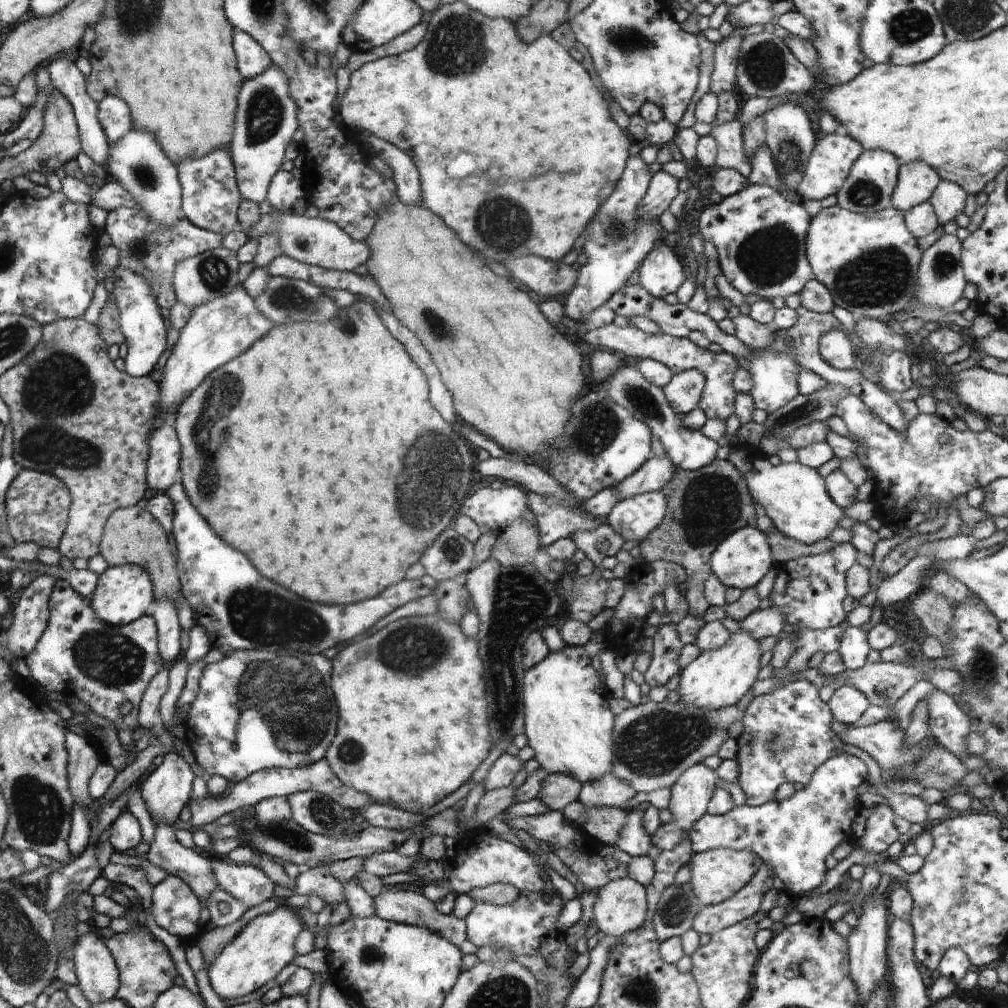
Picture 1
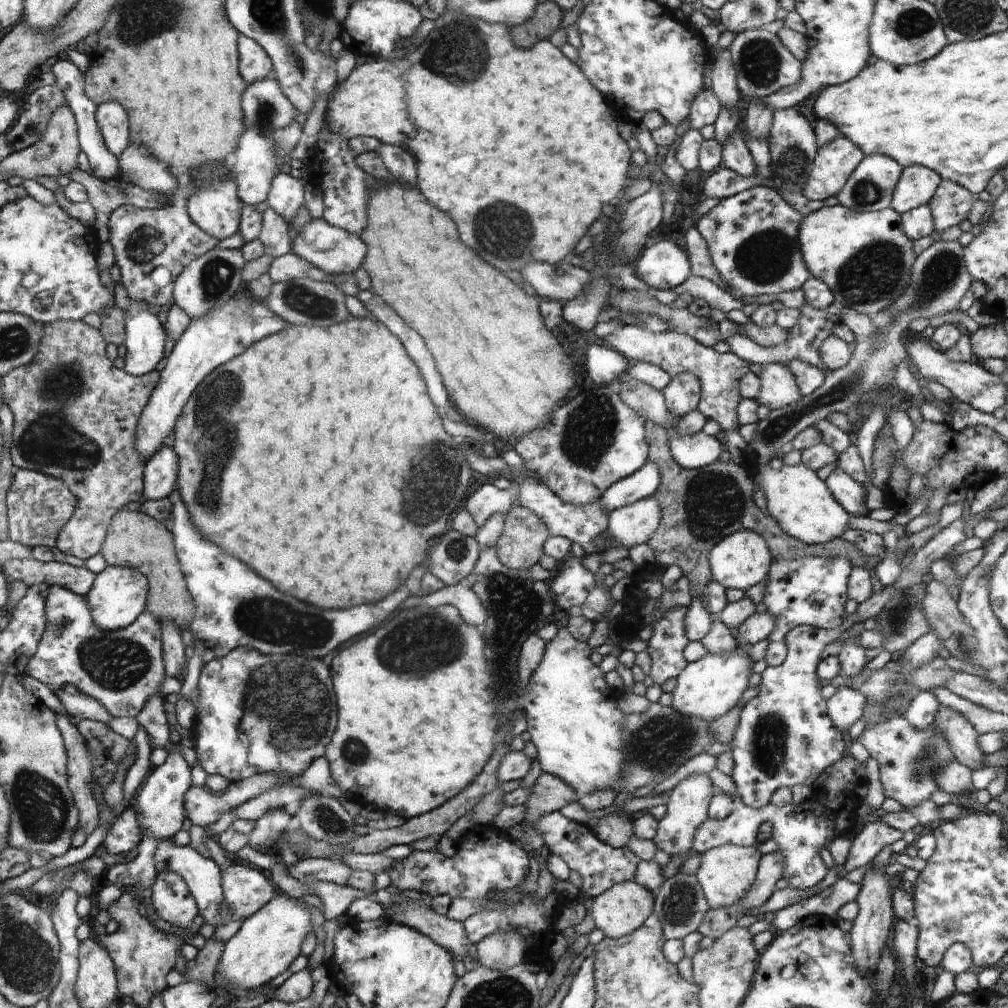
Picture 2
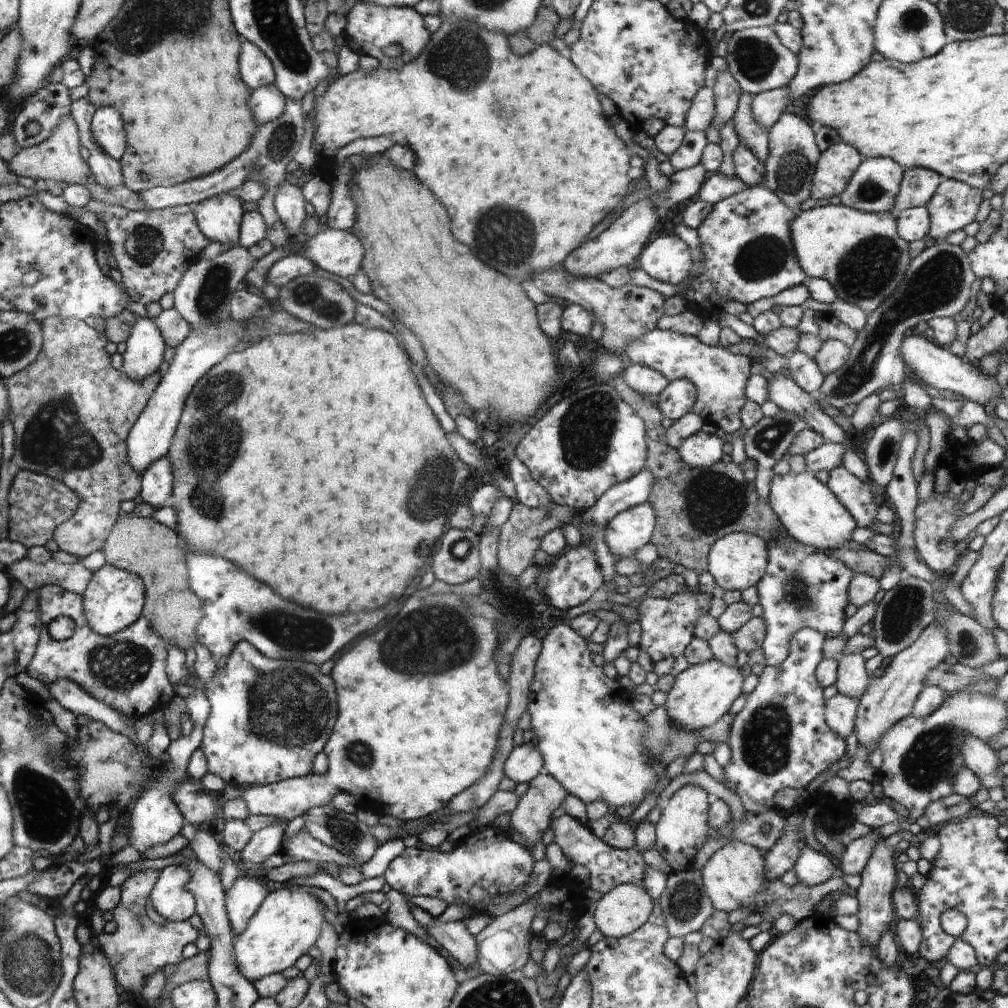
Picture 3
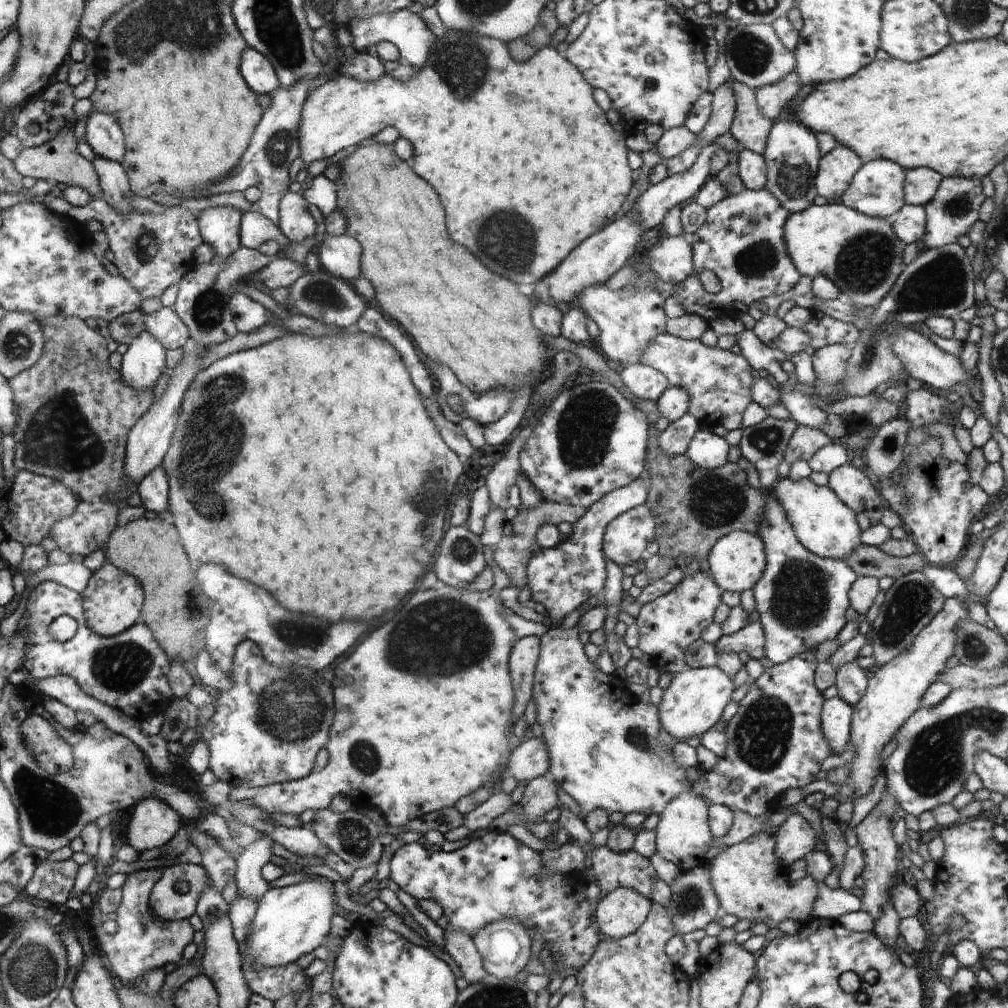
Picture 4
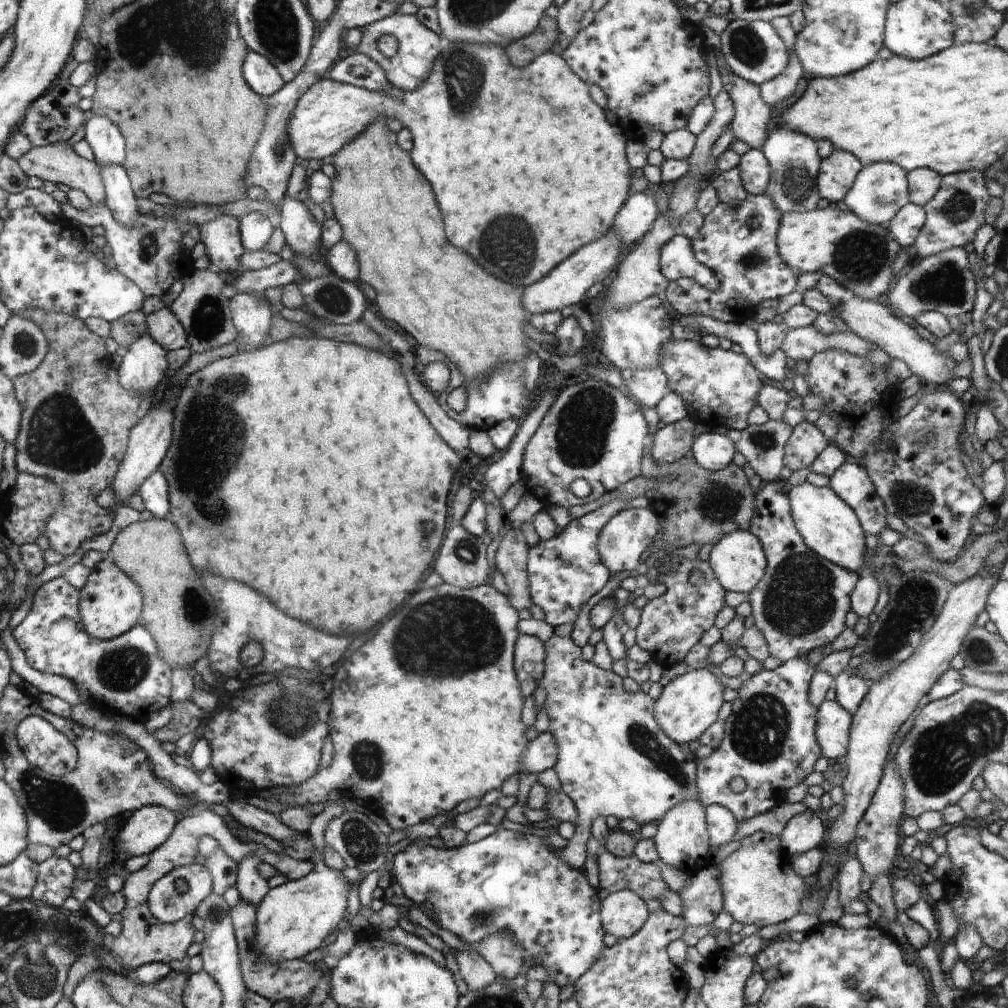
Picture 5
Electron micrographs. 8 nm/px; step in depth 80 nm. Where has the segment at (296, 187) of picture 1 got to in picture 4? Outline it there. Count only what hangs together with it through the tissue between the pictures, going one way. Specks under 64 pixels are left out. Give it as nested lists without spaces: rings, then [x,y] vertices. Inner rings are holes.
[[[288,191],[280,199],[277,227],[290,243],[304,242],[316,234],[317,223],[308,212],[308,205],[301,193]]]

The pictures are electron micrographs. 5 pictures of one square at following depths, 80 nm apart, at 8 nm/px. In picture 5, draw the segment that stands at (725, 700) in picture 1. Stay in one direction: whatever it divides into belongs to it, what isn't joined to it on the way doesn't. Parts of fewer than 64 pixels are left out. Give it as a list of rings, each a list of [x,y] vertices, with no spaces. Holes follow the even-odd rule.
[[[690,668],[686,674],[663,686],[660,696],[655,700],[653,715],[658,726],[679,745],[698,740],[711,724],[719,720],[718,710],[724,704],[724,687],[725,679],[716,678],[711,670]]]

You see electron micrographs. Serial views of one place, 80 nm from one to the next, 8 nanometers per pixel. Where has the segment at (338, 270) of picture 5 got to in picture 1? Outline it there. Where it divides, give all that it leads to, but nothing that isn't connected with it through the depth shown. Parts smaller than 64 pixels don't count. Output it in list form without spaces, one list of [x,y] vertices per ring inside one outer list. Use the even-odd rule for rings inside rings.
[[[292,210],[279,216],[262,214],[258,218],[258,224],[254,224],[252,230],[246,232],[246,236],[248,240],[259,241],[262,236],[270,236],[270,232],[276,234],[276,240],[282,248],[282,255],[302,263],[319,265],[324,269],[351,272],[361,264],[368,263],[373,256],[372,250],[365,242],[354,240],[333,221],[323,220],[319,217],[299,216],[293,214]]]

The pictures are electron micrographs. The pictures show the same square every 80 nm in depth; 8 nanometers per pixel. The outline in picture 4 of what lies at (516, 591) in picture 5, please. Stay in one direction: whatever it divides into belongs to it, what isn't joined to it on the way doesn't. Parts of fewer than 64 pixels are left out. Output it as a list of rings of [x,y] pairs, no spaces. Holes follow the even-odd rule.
[[[553,501],[540,502],[538,506],[526,511],[511,511],[508,521],[505,523],[502,538],[494,548],[493,556],[496,564],[503,570],[503,575],[508,577],[511,586],[523,589],[527,585],[527,564],[532,556],[530,547],[536,540],[536,531],[541,524],[555,524],[558,522],[570,522],[574,524],[579,518],[585,515],[585,509],[581,506],[565,505],[562,503],[554,503]]]

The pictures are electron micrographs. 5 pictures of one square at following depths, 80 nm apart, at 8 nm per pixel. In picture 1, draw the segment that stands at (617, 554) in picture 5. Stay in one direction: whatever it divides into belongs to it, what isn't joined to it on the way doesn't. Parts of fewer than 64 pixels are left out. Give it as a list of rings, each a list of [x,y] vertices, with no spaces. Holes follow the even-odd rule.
[[[653,491],[624,498],[608,514],[607,524],[622,534],[624,541],[641,542],[666,516],[664,492]]]

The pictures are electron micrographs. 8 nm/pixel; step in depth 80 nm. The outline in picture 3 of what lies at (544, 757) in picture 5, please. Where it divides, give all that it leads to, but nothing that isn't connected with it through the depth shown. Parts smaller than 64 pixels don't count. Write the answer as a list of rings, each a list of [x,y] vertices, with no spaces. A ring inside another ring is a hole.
[[[523,743],[513,747],[503,762],[504,777],[517,783],[529,783],[544,771],[542,753],[532,743]]]

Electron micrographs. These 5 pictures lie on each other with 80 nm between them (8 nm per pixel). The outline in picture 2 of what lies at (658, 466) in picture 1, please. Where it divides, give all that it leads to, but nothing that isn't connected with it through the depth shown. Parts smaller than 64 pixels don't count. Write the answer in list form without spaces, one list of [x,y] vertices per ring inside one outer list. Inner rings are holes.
[[[651,461],[626,479],[620,479],[608,488],[599,499],[601,507],[609,514],[620,507],[651,497],[658,488],[661,474]]]

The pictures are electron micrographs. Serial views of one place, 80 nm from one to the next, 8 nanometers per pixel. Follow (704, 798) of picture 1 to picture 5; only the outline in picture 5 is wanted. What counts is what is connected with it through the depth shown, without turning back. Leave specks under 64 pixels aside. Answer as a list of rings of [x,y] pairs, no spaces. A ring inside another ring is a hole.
[[[682,801],[674,805],[657,825],[658,831],[653,841],[660,861],[688,875],[711,864],[707,818],[702,802]]]

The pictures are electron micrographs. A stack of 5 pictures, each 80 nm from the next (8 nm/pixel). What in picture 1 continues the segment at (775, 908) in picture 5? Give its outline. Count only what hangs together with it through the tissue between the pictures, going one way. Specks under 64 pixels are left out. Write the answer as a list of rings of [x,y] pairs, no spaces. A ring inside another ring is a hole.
[[[718,848],[694,853],[688,865],[692,874],[689,884],[694,896],[698,896],[703,905],[716,905],[728,900],[740,888],[749,884],[762,868],[763,862],[754,852]]]

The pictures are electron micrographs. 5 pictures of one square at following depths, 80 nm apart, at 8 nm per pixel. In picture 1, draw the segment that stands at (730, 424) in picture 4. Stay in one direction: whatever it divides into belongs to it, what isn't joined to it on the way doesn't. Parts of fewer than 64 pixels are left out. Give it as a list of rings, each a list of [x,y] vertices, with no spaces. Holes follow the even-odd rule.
[[[612,323],[602,326],[602,328],[590,330],[586,334],[586,340],[592,342],[594,346],[600,346],[600,348],[606,348],[607,346],[608,350],[612,350],[612,352],[624,352],[626,360],[629,361],[656,360],[656,362],[664,364],[672,372],[672,375],[694,368],[702,372],[704,378],[706,378],[699,408],[706,414],[707,419],[720,418],[720,420],[727,420],[735,412],[734,396],[736,396],[736,392],[732,388],[732,380],[733,373],[736,372],[739,364],[737,358],[728,352],[723,351],[714,354],[708,349],[698,348],[696,344],[693,344],[687,338],[674,337],[657,331],[654,334],[647,334],[632,325],[626,326],[626,328],[618,328]]]

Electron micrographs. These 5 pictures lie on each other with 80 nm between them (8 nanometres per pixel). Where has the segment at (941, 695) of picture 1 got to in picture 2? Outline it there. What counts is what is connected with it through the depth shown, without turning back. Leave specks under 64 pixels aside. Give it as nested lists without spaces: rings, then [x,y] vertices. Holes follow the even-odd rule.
[[[940,704],[934,724],[942,732],[959,764],[966,766],[970,772],[984,767],[985,754],[978,744],[979,734],[964,715]]]

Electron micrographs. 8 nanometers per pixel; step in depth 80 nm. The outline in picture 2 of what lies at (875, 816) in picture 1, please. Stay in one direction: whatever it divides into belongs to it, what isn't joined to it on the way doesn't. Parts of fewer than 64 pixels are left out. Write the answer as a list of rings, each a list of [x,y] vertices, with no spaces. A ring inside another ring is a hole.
[[[878,818],[866,823],[852,841],[852,848],[843,868],[850,873],[856,868],[867,867],[876,855],[888,844],[902,839],[904,834]]]

